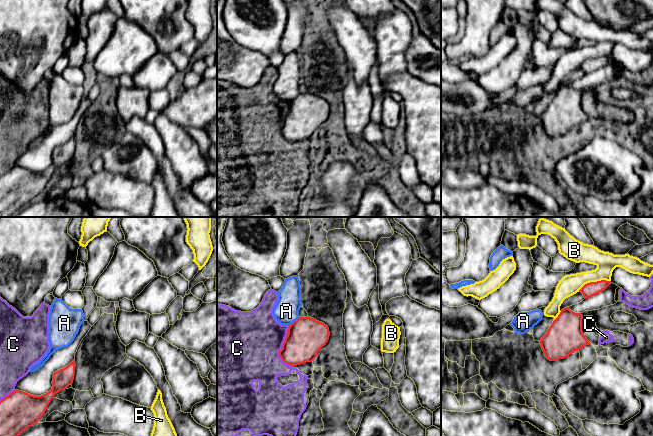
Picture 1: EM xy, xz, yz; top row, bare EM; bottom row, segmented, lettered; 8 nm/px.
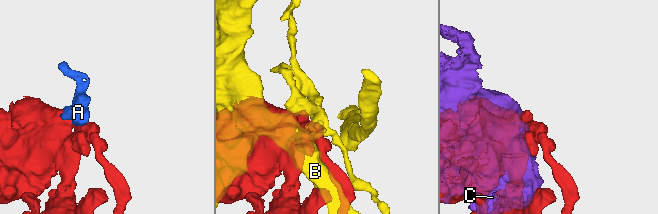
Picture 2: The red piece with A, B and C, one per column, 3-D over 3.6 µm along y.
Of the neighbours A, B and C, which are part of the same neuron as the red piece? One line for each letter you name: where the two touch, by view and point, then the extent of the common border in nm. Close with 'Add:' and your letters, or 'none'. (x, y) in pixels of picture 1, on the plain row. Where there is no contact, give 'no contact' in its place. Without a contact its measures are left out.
A: xz (294, 97) | 120 nm
Add: A

